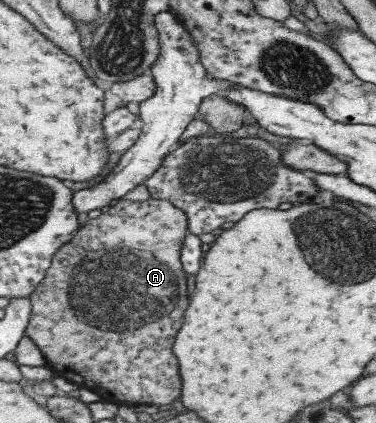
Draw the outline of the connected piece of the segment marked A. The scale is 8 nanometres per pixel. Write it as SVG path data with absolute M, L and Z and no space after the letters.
M150 196L144 202L130 202L120 199L113 207L110 206L107 212L102 213L98 218L89 219L80 229L79 233L66 245L56 252L47 277L41 284L31 301L33 311L31 323L28 326L26 335L31 337L36 346L42 351L47 359L48 365L57 375L63 376L66 380L76 385L87 387L96 392L102 399L110 402L117 402L125 405L136 405L141 403L168 405L182 397L182 379L180 379L179 357L175 353L176 333L180 331L184 323L184 313L188 309L188 274L185 272L183 261L183 245L185 237L189 234L190 218L187 213L165 199L154 199Z

